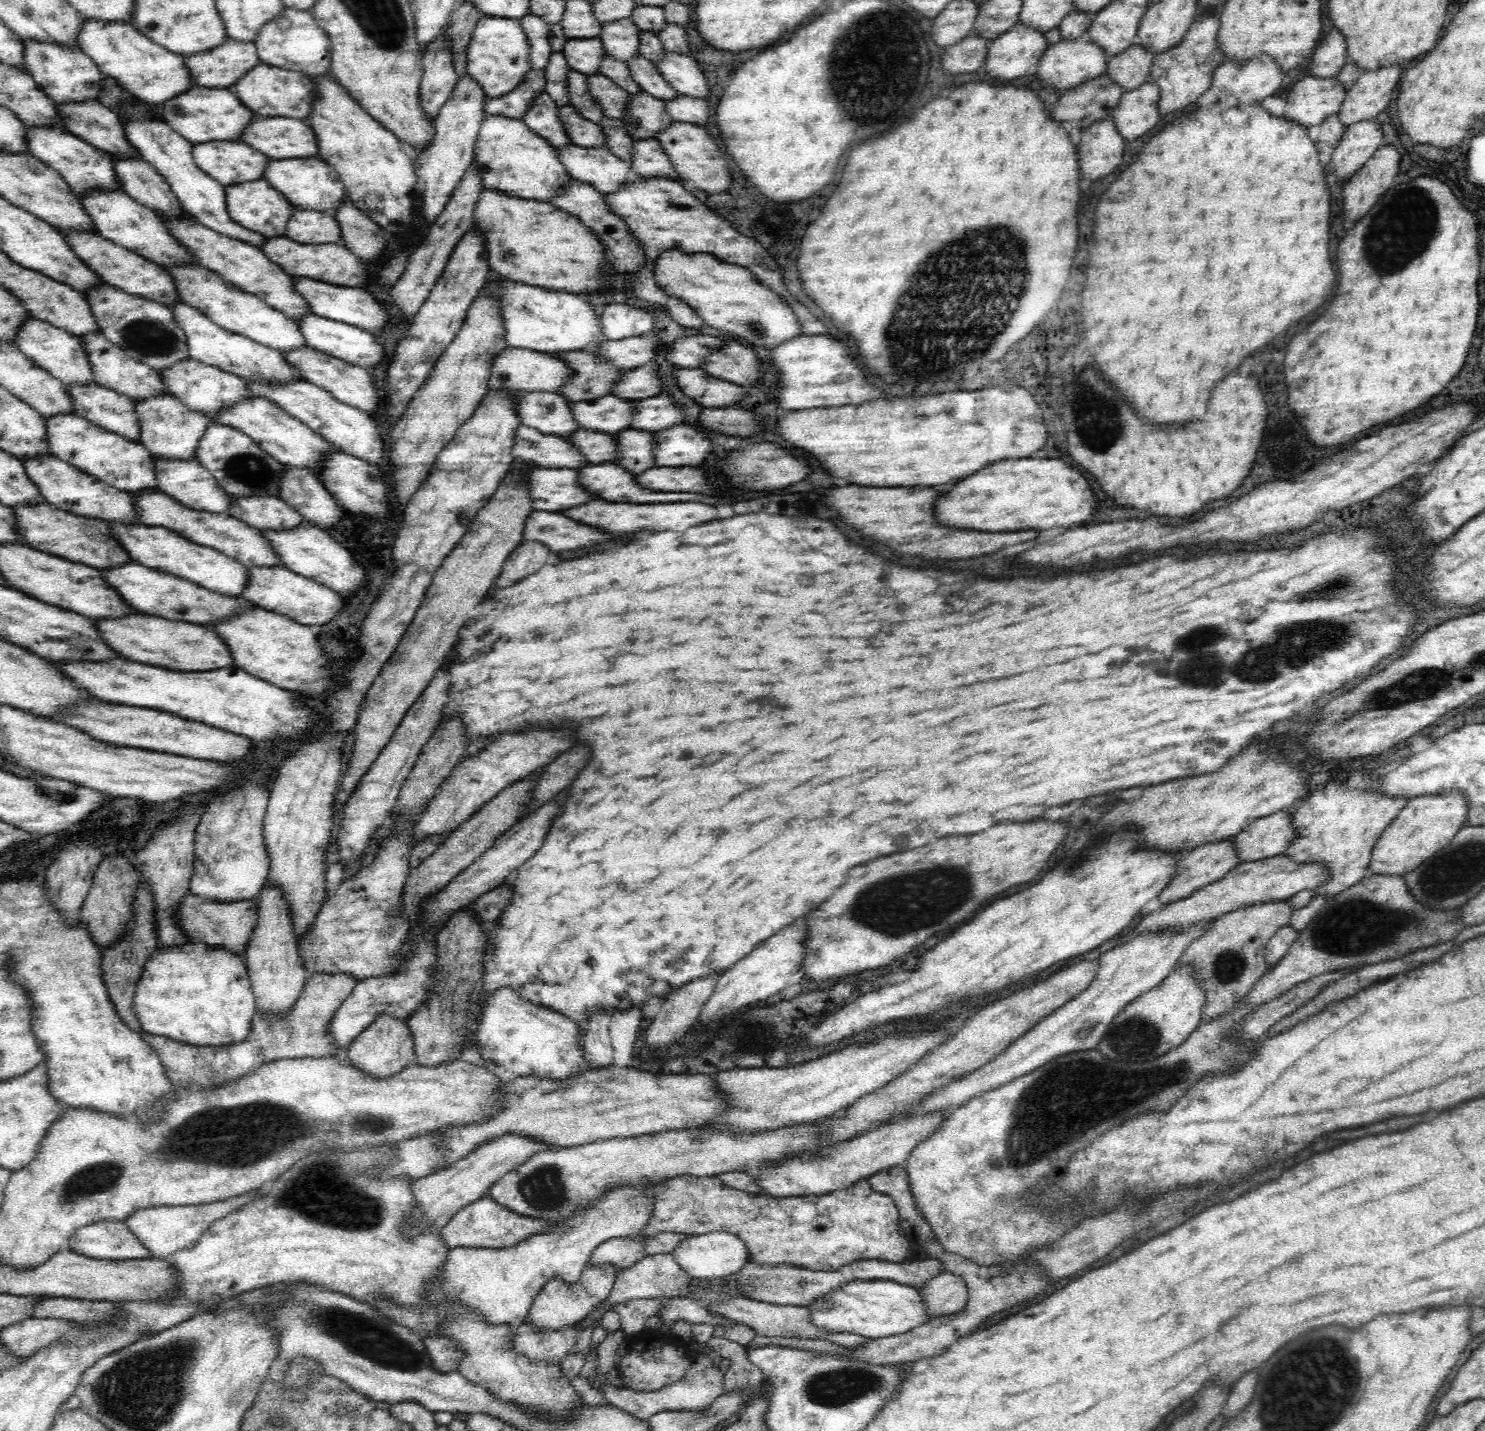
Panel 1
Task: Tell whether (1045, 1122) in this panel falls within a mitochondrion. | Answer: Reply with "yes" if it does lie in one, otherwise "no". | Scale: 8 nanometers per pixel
yes

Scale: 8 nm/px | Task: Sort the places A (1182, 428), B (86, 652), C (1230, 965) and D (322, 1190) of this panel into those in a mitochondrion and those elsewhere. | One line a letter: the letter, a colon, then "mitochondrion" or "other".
A: other
B: other
C: mitochondrion
D: mitochondrion

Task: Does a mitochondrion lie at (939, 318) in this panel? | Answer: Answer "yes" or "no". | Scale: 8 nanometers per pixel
yes

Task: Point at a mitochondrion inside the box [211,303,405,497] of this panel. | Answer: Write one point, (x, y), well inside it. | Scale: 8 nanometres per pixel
(244, 468)

